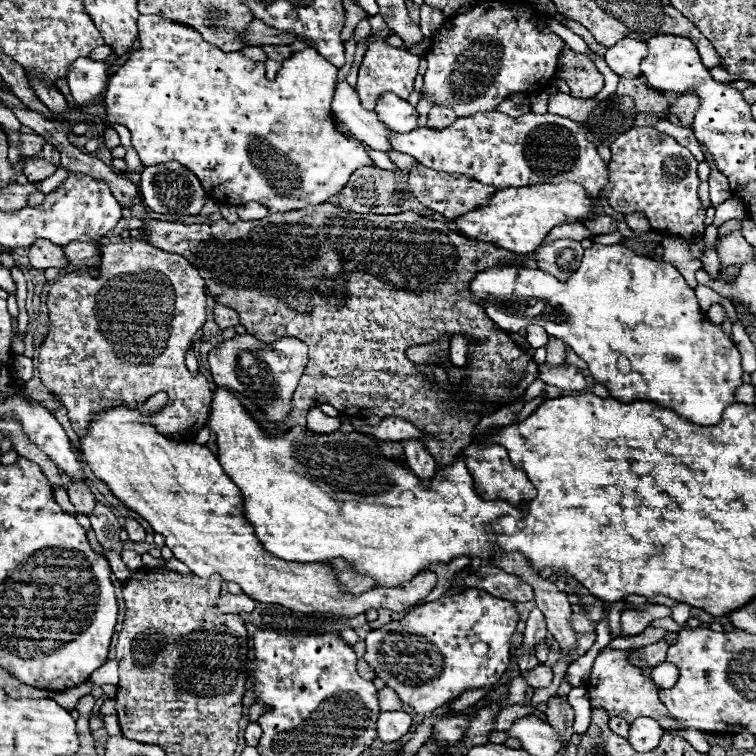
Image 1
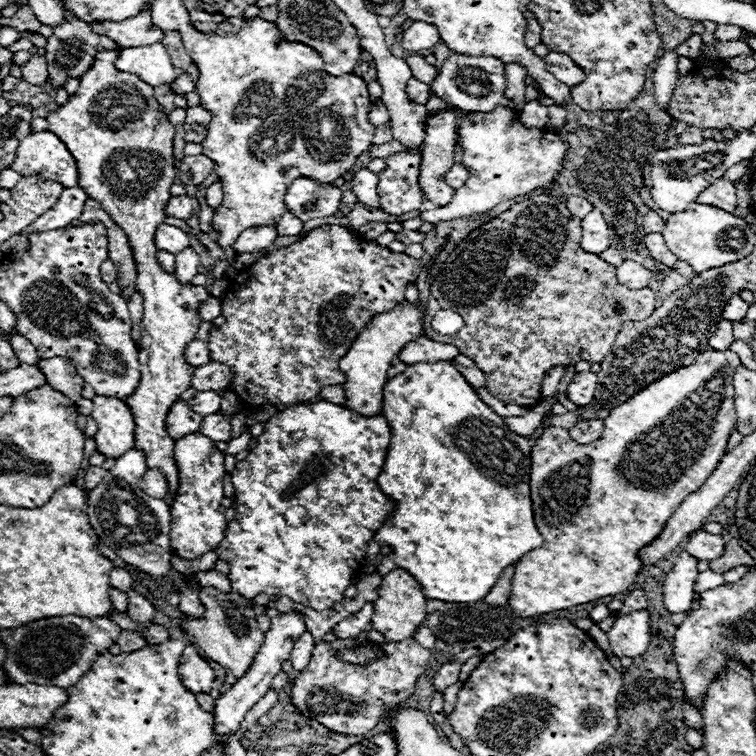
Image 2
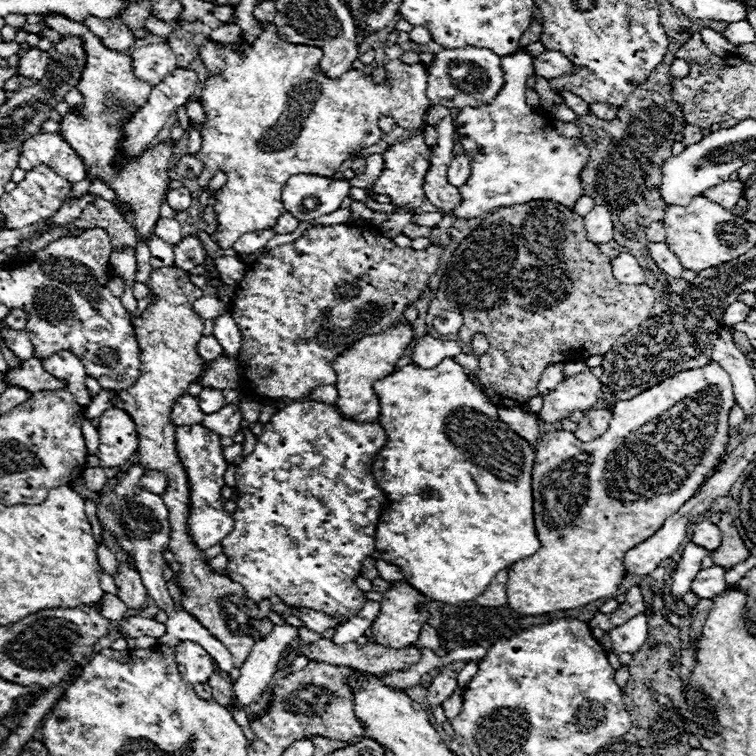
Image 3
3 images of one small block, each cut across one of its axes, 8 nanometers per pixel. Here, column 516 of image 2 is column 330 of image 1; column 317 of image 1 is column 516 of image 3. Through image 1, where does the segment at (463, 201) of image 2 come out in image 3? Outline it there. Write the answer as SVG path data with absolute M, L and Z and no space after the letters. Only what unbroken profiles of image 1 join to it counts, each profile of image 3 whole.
M514 52L502 56L500 68L504 74L504 86L492 104L478 108L466 106L458 112L454 124L464 154L470 156L472 174L464 186L460 186L462 204L454 210L458 218L476 218L484 212L526 204L532 200L552 200L574 210L582 192L582 168L588 162L588 148L580 138L560 136L548 118L526 104L526 78L532 74L532 56L526 52Z

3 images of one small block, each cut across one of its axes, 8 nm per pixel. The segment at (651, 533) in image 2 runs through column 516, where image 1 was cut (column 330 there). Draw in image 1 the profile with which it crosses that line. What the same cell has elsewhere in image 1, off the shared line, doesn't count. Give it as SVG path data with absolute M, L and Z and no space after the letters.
M160 392L144 402L138 410L130 408L110 408L100 412L98 418L90 424L88 434L80 440L84 462L92 468L92 472L108 484L118 500L122 500L128 508L138 512L144 520L150 522L154 532L166 538L166 546L174 552L174 556L184 562L192 574L208 578L212 574L220 574L226 582L236 582L256 602L264 604L280 604L296 612L320 612L320 614L336 614L336 616L358 616L368 608L388 608L394 612L402 612L412 608L418 600L428 596L436 584L434 572L420 572L414 580L396 586L396 588L372 588L370 592L362 592L358 596L350 596L340 584L332 564L290 564L286 560L278 560L274 554L262 548L262 542L256 540L252 524L244 516L242 494L238 486L226 476L218 458L200 444L178 444L174 440L166 440L160 436L154 426L148 424L146 416L156 412L158 406L166 404L166 394Z

